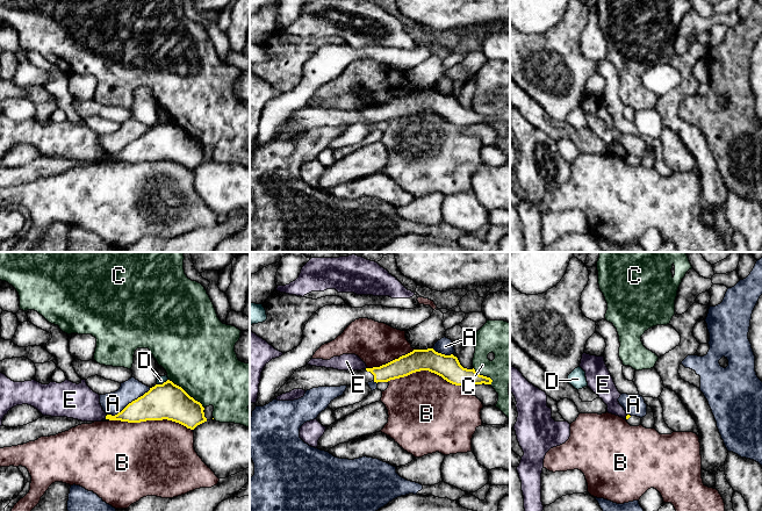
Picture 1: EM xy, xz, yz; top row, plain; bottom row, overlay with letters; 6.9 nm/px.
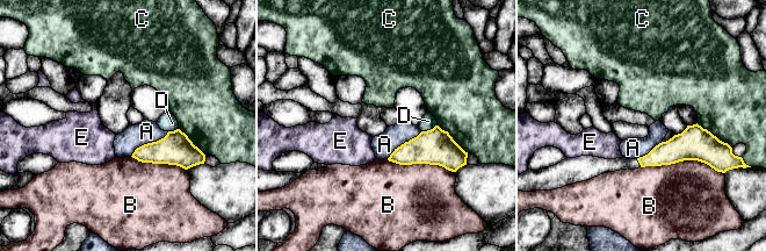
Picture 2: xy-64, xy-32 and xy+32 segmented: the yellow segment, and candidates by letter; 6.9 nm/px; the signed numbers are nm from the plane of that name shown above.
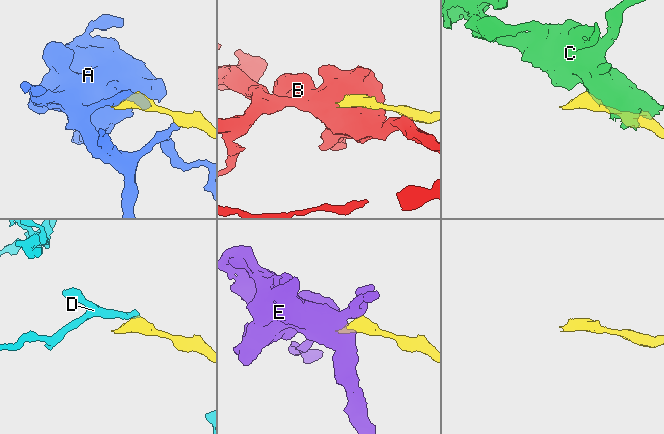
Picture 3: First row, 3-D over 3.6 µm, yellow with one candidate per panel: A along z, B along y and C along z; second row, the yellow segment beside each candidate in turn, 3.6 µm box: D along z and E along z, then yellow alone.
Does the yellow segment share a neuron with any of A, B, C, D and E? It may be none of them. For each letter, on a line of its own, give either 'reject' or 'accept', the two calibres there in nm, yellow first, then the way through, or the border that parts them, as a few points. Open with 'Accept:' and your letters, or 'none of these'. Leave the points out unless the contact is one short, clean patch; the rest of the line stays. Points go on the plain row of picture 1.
Accept: none of these
A: reject; 240 nm thick on the yellow side, 150 nm on the other
B: reject; 260 nm thick on the yellow side, 500 nm on the other
C: reject; 260 nm thick on the yellow side, 460 nm on the other
D: reject; 260 nm thick on the yellow side, 60 nm on the other; border along xy (167, 119), (157, 124)
E: reject; 160 nm thick on the yellow side, 240 nm on the other; border along xy (107, 155), (105, 158)

